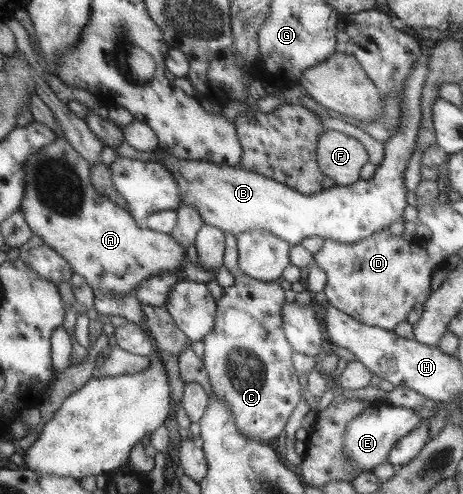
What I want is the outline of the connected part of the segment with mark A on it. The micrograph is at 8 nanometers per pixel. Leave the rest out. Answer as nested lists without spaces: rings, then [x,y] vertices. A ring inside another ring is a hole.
[[[60,137],[24,160],[24,195],[20,209],[33,233],[58,252],[70,264],[72,272],[83,276],[93,290],[103,289],[113,296],[127,294],[135,290],[142,280],[166,272],[173,273],[178,280],[182,280],[182,266],[187,257],[184,248],[171,234],[155,232],[148,226],[141,228],[129,210],[97,192],[90,179],[90,170],[91,164]]]

